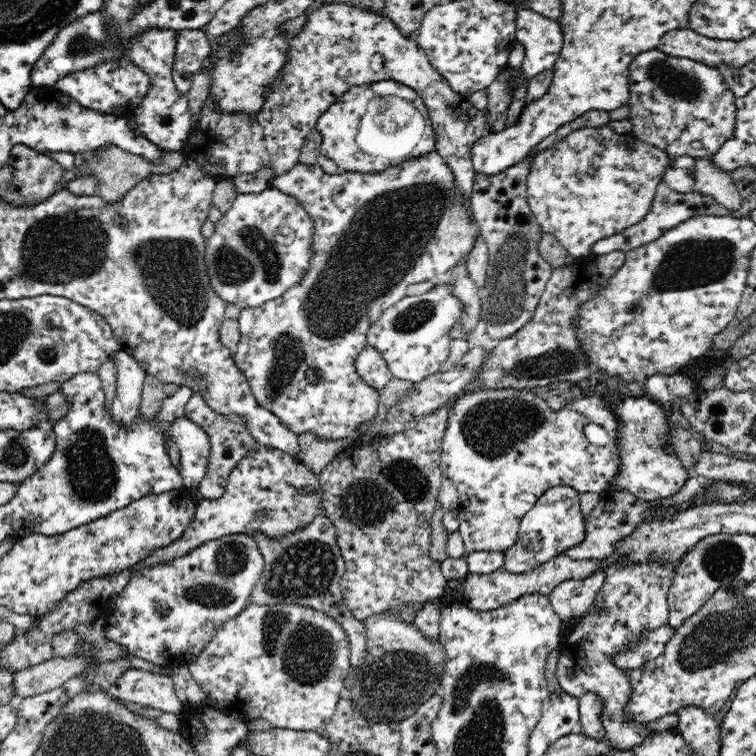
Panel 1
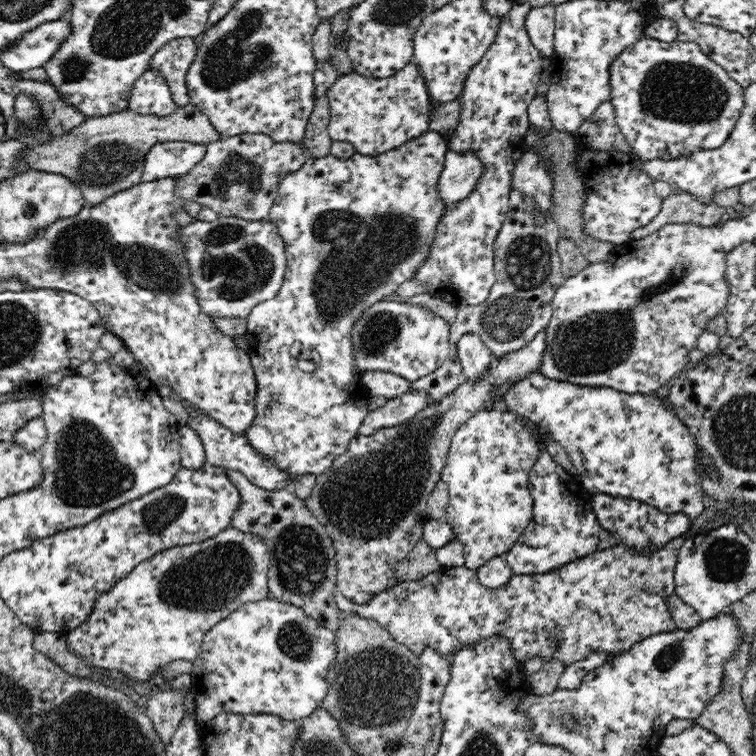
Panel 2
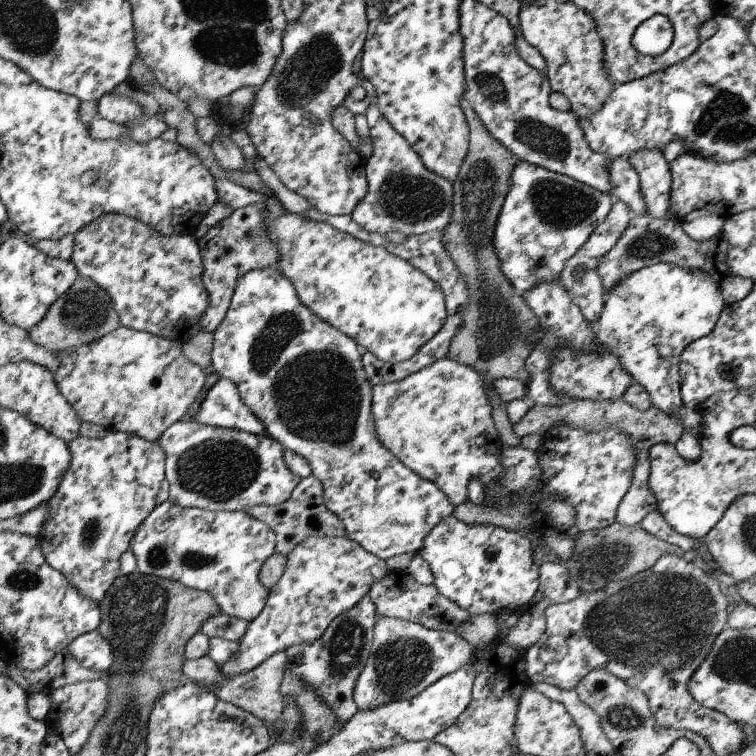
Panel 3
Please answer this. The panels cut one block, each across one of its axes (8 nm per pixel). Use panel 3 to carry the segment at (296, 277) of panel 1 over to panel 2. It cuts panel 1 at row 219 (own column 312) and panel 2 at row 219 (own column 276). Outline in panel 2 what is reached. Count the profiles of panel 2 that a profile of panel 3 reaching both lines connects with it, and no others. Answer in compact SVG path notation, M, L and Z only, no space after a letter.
M220 216L211 222L196 219L188 226L179 226L178 241L182 243L201 310L213 319L247 319L254 306L276 298L283 285L286 249L270 219L254 221Z

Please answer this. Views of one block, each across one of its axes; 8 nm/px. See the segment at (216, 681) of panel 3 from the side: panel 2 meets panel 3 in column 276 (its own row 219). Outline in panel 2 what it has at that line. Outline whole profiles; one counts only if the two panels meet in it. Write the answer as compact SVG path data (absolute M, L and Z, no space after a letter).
M673 189L661 204L660 212L646 225L631 232L631 240L640 240L668 223L696 223L712 226L729 217L730 210L714 201L702 203L698 197L682 190Z

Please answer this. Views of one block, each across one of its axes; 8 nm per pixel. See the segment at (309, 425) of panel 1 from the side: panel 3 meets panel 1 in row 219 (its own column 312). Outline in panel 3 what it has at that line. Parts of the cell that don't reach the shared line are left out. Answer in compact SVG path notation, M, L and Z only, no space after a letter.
M276 266L254 269L238 278L234 294L231 298L230 308L228 308L224 320L220 322L218 328L213 333L212 369L218 372L221 378L228 378L228 380L232 380L236 384L238 392L240 392L240 398L244 400L244 404L258 417L258 420L262 421L262 426L265 428L267 436L278 440L285 450L296 452L296 454L303 456L308 461L312 469L312 476L322 483L326 508L342 520L345 526L346 537L354 540L354 542L358 542L366 552L370 552L370 554L382 560L388 560L388 558L398 556L398 554L416 554L416 552L422 550L422 544L424 544L426 536L430 534L430 530L436 524L442 522L444 518L453 514L455 506L450 504L450 500L446 498L446 494L434 482L424 480L418 474L414 474L380 442L371 410L373 386L363 368L363 350L358 344L350 336L346 336L346 334L340 332L337 328L330 326L329 322L324 322L319 316L316 316L315 312L310 312L310 309L306 308L300 302L294 284L288 278L282 276L280 271L276 270Z

